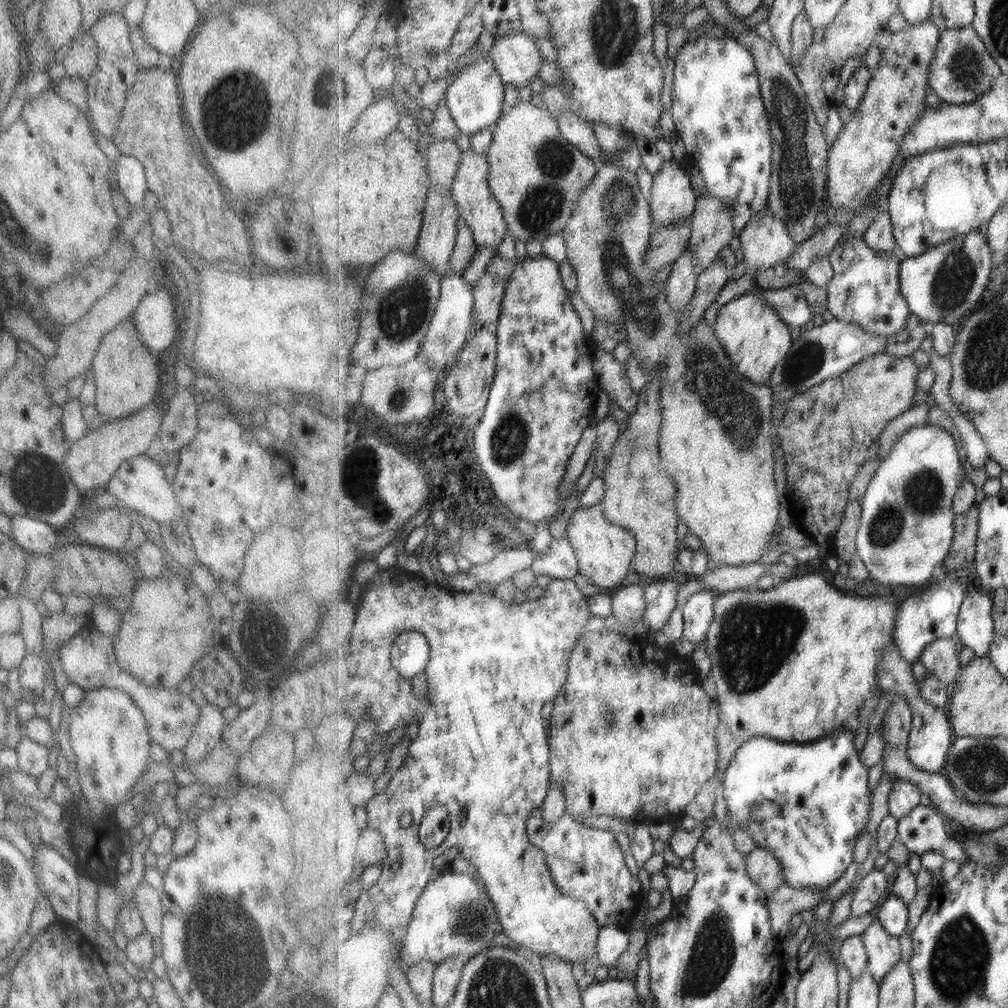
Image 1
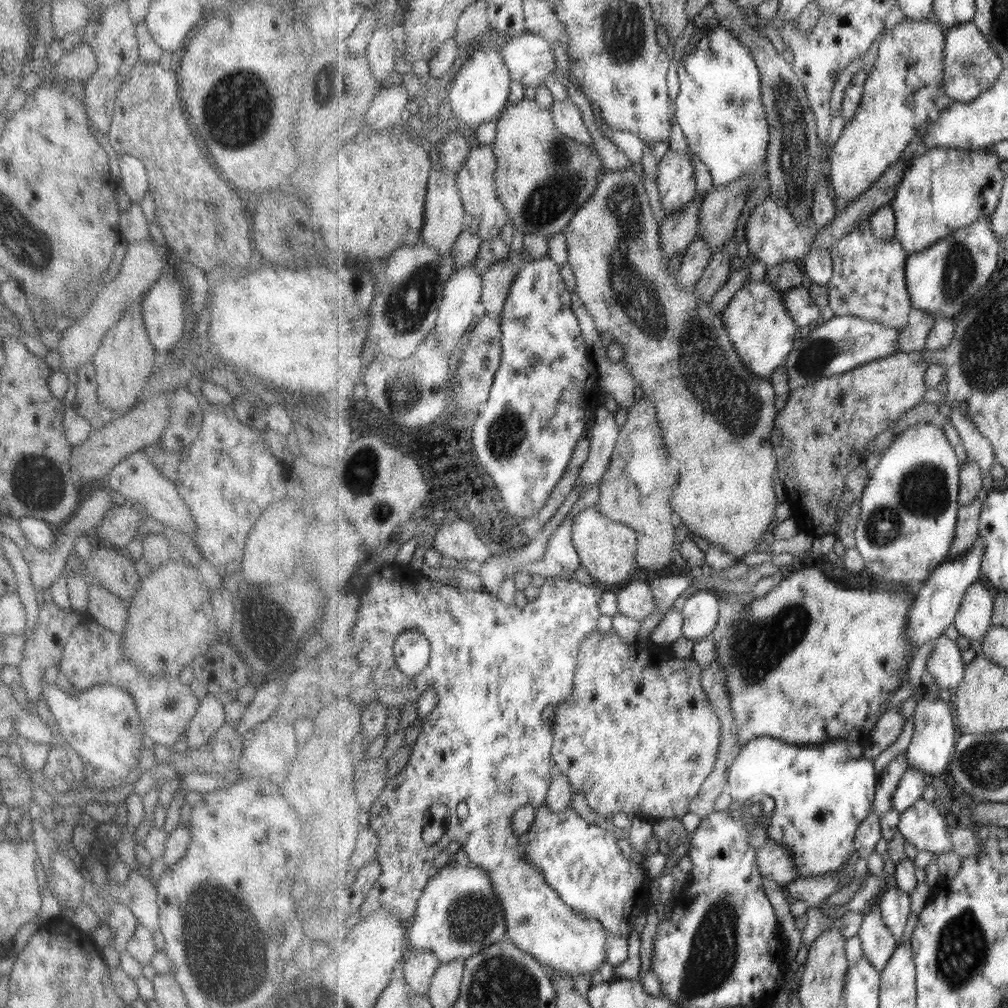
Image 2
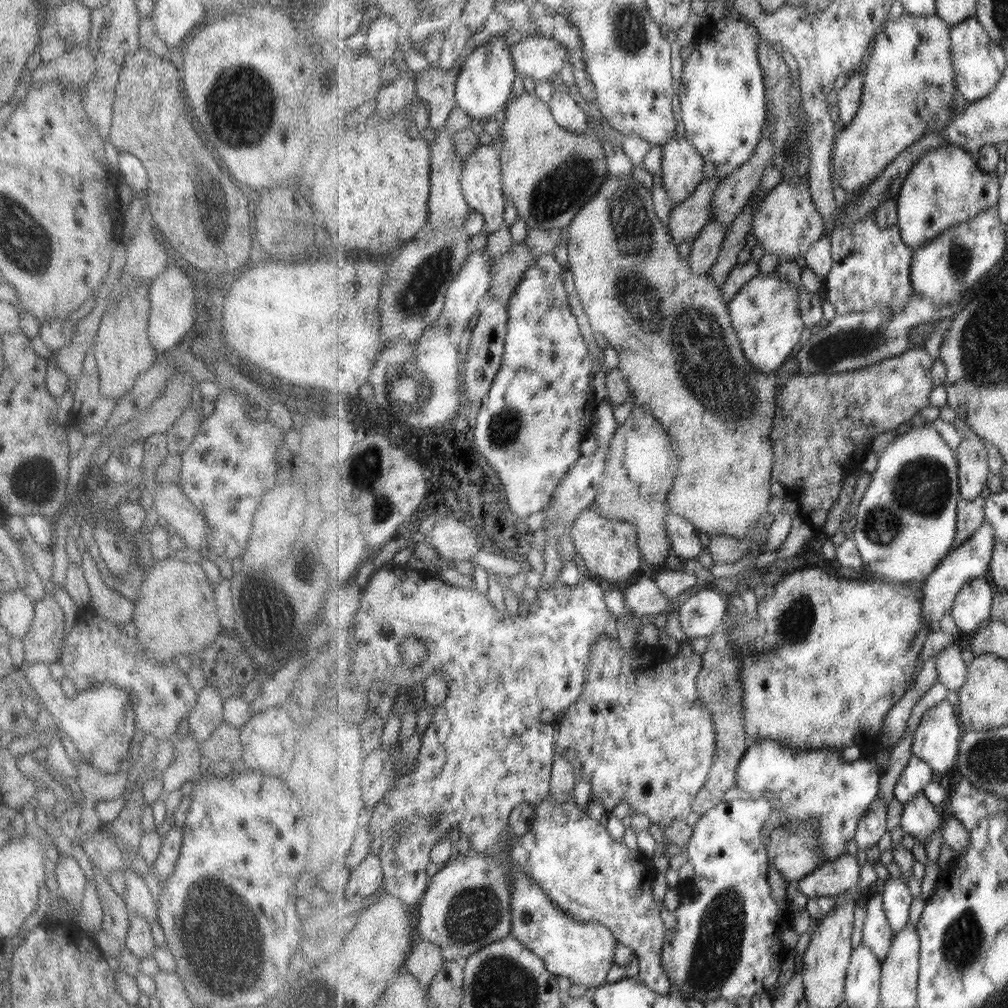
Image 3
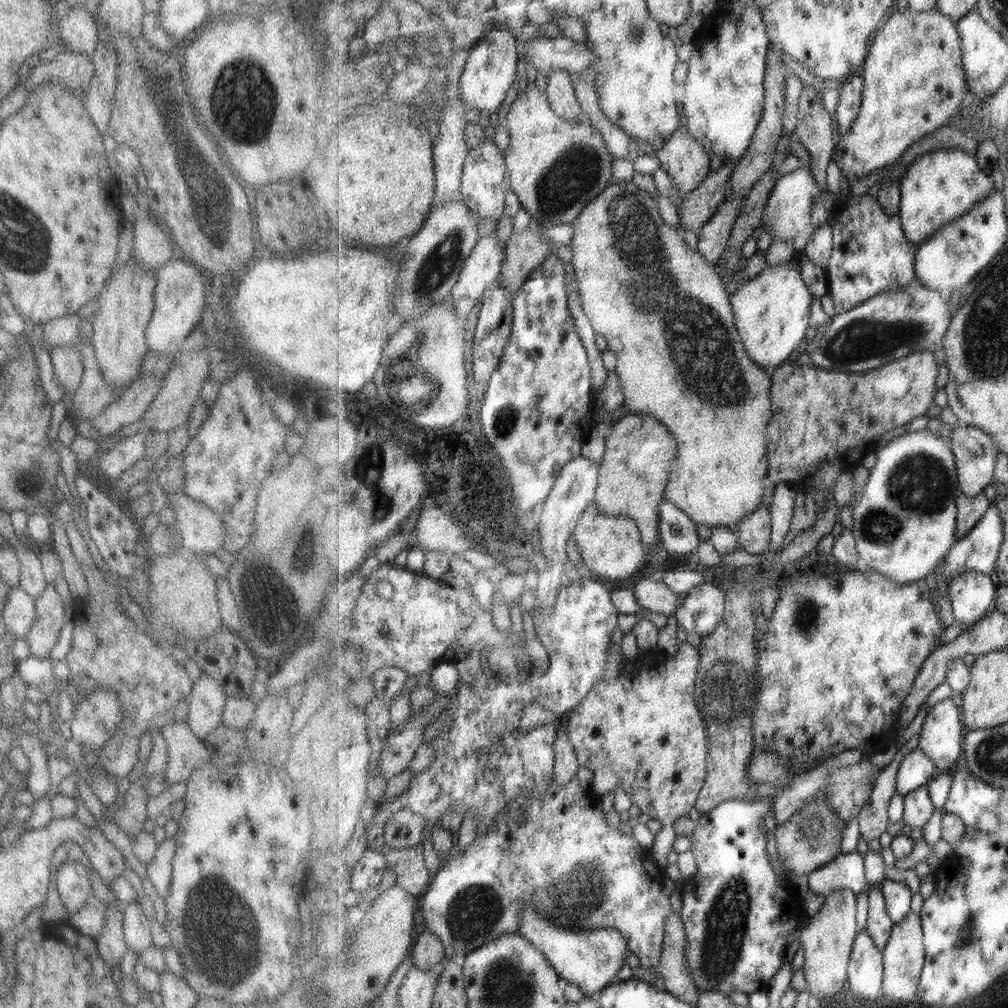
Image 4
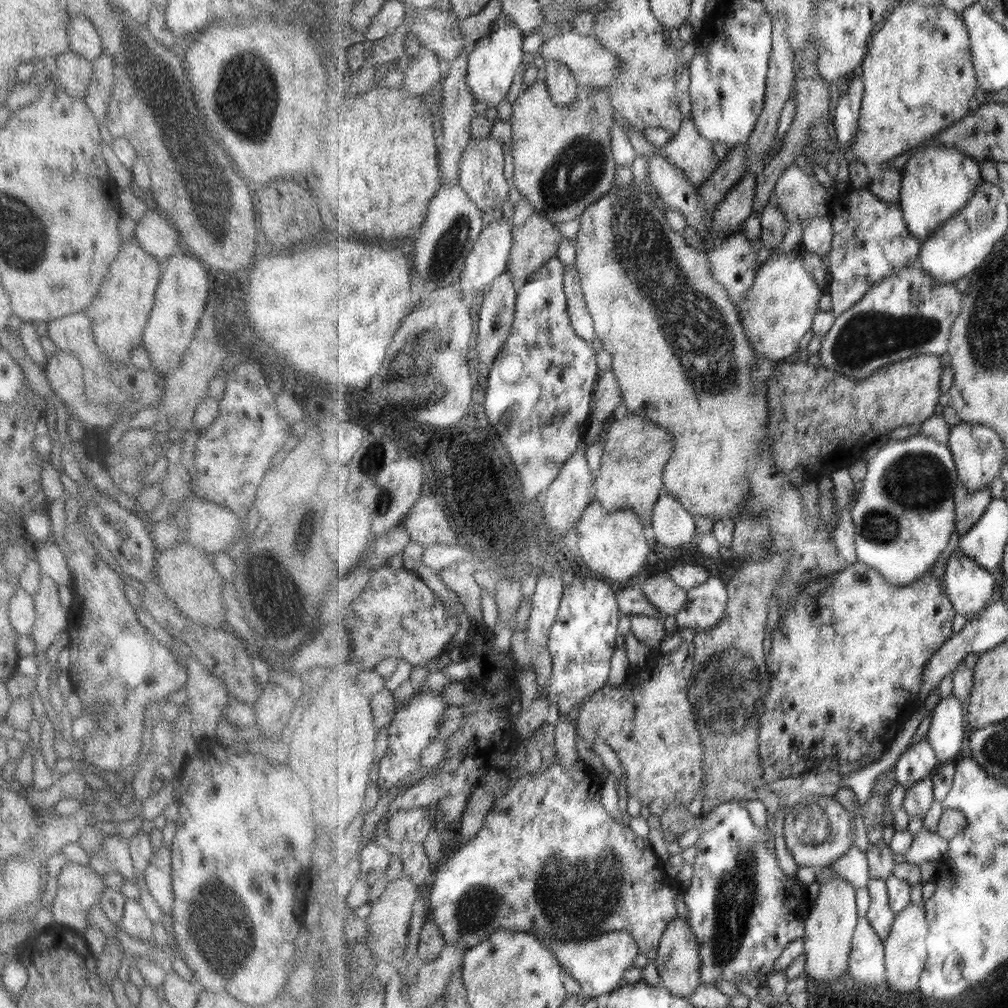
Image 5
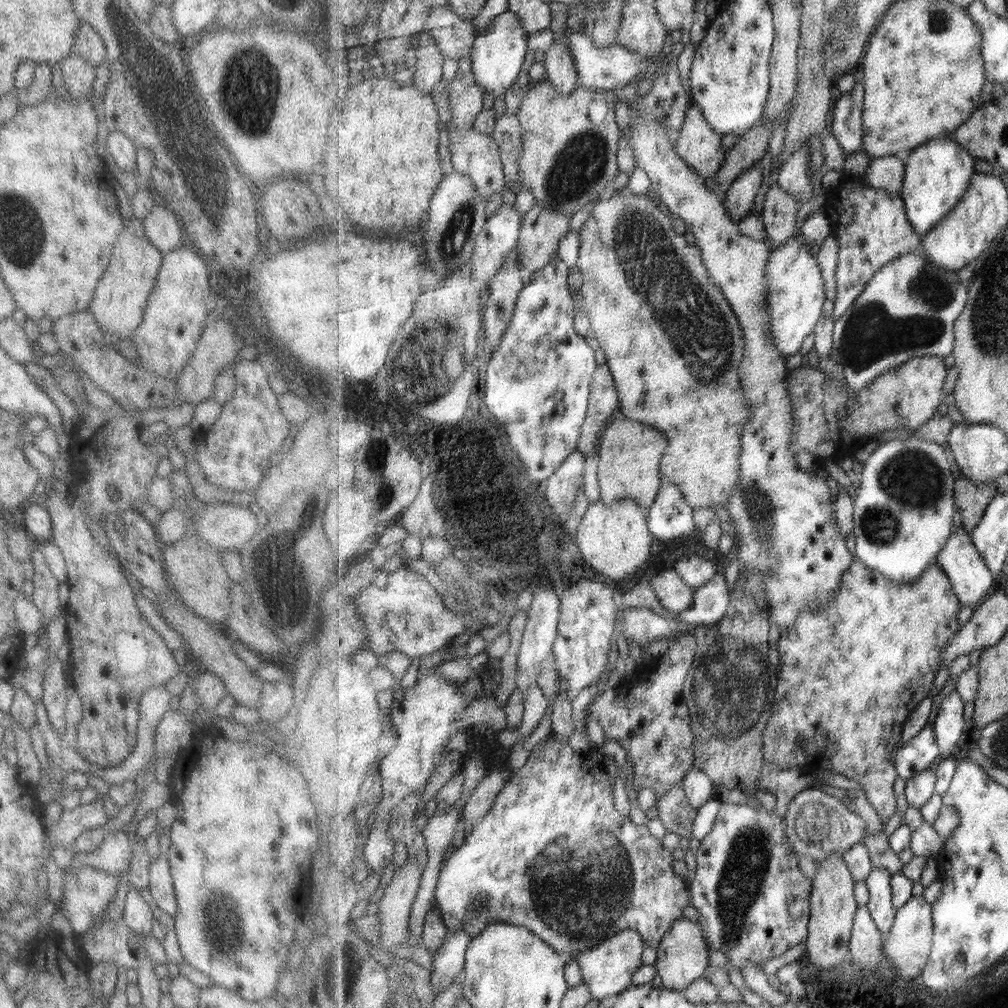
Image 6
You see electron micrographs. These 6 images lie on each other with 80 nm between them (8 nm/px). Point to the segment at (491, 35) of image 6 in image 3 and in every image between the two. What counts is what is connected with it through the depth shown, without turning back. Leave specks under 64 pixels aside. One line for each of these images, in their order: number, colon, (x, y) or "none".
3: (483, 87)
4: (493, 66)
5: (493, 63)

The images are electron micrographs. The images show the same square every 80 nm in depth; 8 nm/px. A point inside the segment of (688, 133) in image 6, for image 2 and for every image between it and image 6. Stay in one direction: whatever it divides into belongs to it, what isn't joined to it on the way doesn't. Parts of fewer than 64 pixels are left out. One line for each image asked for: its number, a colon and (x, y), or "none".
2: (676, 181)
3: (682, 165)
4: (687, 160)
5: (693, 154)

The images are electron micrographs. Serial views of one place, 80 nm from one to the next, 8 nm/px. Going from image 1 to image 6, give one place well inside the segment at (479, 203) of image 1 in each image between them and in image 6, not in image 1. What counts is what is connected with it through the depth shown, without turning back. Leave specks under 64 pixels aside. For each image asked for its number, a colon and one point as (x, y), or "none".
2: (476, 180)
3: (482, 177)
4: (483, 188)
5: (482, 170)
6: (476, 155)

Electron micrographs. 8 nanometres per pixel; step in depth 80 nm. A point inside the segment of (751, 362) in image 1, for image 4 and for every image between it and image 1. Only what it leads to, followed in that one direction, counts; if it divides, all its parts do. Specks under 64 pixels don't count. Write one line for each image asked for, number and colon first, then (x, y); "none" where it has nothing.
2: (764, 333)
3: (766, 315)
4: (772, 310)

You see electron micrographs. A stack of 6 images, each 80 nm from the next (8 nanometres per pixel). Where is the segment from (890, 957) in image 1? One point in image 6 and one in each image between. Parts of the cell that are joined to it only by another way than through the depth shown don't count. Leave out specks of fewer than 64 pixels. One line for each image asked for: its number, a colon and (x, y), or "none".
2: (879, 944)
3: (878, 935)
4: (880, 925)
5: (881, 915)
6: (881, 907)

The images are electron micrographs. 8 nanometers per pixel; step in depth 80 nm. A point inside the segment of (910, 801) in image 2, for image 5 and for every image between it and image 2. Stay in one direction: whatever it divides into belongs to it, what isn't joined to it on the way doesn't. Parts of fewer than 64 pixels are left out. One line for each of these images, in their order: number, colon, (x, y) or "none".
3: (917, 777)
4: (917, 770)
5: (920, 761)

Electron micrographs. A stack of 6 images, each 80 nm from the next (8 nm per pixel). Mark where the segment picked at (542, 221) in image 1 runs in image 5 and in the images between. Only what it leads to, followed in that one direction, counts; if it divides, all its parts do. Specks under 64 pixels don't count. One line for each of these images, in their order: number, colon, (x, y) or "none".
2: (544, 178)
3: (550, 173)
4: (557, 167)
5: (563, 162)

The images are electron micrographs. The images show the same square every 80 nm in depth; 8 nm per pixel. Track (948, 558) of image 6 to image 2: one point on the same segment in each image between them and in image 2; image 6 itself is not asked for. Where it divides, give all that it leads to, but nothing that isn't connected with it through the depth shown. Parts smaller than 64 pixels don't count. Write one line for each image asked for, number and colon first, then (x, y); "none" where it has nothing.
2: (974, 621)
3: (973, 609)
4: (973, 595)
5: (971, 588)

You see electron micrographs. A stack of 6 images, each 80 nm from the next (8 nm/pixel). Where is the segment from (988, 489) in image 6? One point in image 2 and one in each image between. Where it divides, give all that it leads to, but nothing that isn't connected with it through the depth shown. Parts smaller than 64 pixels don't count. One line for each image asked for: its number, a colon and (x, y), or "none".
2: (967, 532)
3: (971, 513)
4: (970, 510)
5: (970, 506)

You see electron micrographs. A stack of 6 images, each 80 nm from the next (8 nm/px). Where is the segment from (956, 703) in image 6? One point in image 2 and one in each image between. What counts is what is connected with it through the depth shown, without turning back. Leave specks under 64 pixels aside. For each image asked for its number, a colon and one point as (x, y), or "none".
2: (932, 747)
3: (936, 740)
4: (941, 738)
5: (946, 733)

